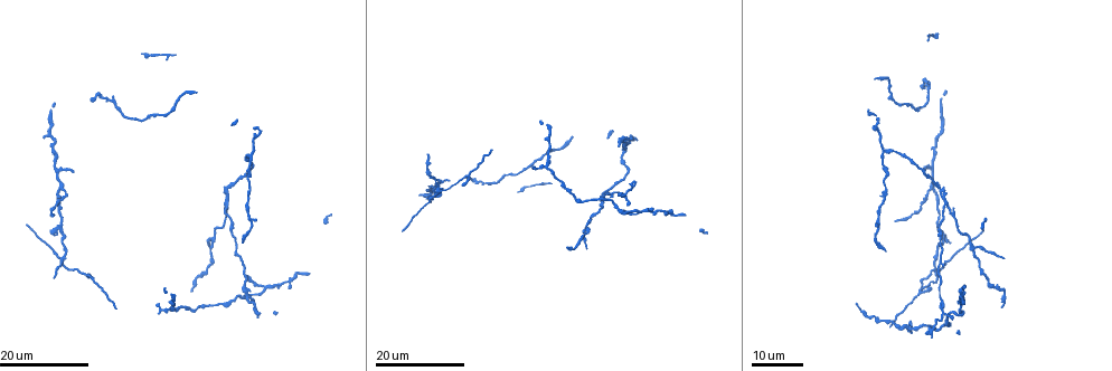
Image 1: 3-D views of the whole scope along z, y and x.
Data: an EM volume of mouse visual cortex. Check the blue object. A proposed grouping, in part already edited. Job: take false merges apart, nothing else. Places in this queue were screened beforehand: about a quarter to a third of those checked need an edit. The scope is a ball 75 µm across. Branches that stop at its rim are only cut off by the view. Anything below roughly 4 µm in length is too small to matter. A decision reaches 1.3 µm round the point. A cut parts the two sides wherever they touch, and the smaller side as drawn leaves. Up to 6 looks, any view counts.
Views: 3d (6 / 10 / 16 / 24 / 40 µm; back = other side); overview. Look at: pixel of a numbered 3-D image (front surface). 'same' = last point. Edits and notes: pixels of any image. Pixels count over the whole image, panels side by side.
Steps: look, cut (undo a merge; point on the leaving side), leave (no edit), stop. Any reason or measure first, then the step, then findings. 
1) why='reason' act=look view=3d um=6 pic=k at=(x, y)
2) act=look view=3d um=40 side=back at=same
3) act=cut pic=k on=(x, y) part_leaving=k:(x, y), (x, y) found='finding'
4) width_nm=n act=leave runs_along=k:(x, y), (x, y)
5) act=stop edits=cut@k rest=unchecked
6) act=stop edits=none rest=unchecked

why='three arms meet' act=look view=3d um=16 pic=1 at=(930, 189)

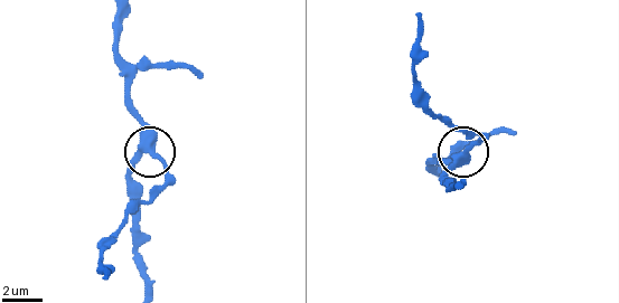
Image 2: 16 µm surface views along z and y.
act=look view=3d um=10 pic=2 at=(466, 153)

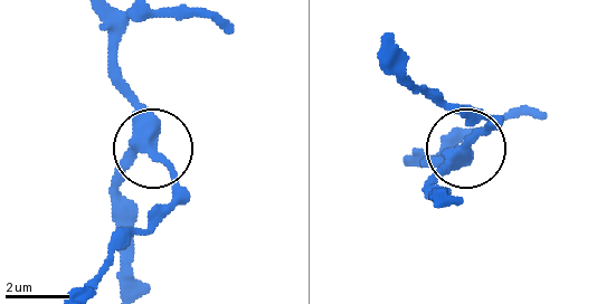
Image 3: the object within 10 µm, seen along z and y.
act=leave runs_along=3:(128, 283), (122, 178), (147, 151), (168, 170), (170, 208) found='one neuron here'

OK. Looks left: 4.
why='three arms meet' act=look view=3d um=24 pic=1 at=(949, 205)

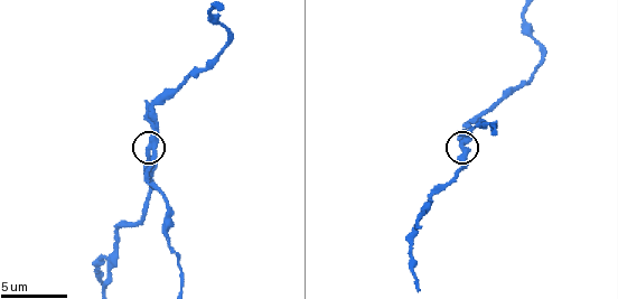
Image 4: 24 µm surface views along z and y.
why='zoom in' act=look view=3d um=10 pic=4 at=(150, 146)

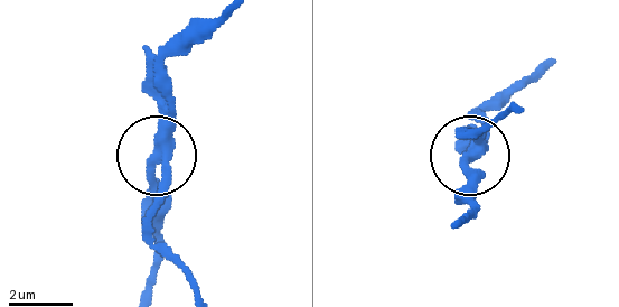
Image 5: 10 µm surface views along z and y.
arms=3 act=cut pic=5 on=(166, 191) found='a second neuron is stuck on'

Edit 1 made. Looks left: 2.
act=stop edits=cut@5 rest=unchecked

